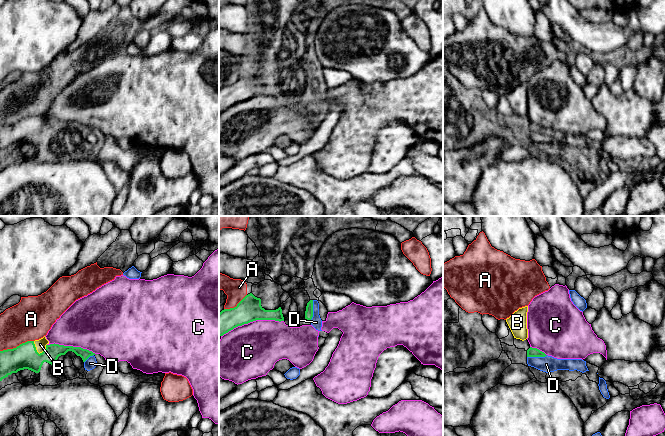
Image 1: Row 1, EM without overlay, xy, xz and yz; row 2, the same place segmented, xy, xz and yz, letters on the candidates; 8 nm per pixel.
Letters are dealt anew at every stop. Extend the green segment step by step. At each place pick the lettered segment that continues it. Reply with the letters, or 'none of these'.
B

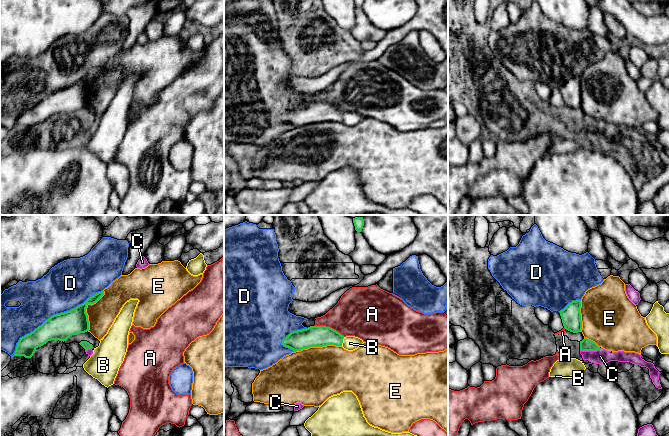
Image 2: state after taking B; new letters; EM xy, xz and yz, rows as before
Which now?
none of these

